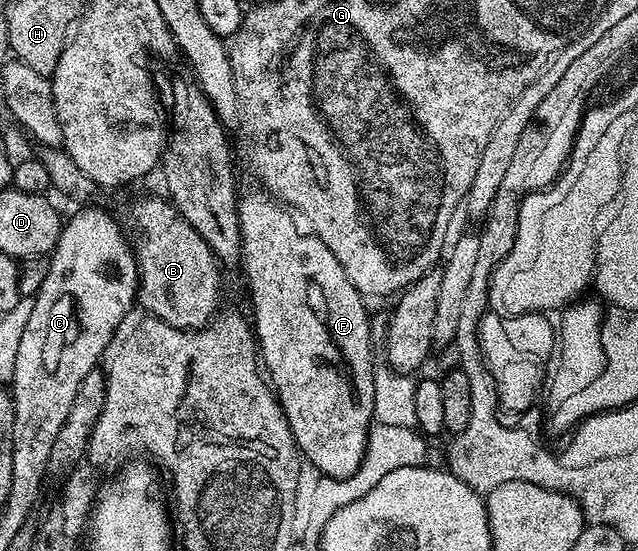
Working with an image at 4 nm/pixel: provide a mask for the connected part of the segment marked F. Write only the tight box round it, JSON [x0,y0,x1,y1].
[237,189,375,478]

